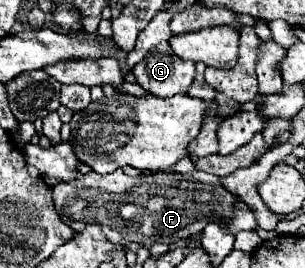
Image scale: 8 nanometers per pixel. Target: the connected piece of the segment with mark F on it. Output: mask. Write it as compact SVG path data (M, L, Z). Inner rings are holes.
M118 168L110 174L90 172L78 180L60 182L52 190L60 218L72 226L74 232L84 230L86 224L108 224L116 228L112 230L112 240L128 238L128 248L132 252L138 252L142 246L150 248L156 242L174 246L194 232L204 230L210 222L224 224L224 230L230 234L242 230L256 232L258 228L254 210L242 198L228 188L222 188L218 176L198 170L188 174L162 170L158 174L140 174L138 178L132 178Z

